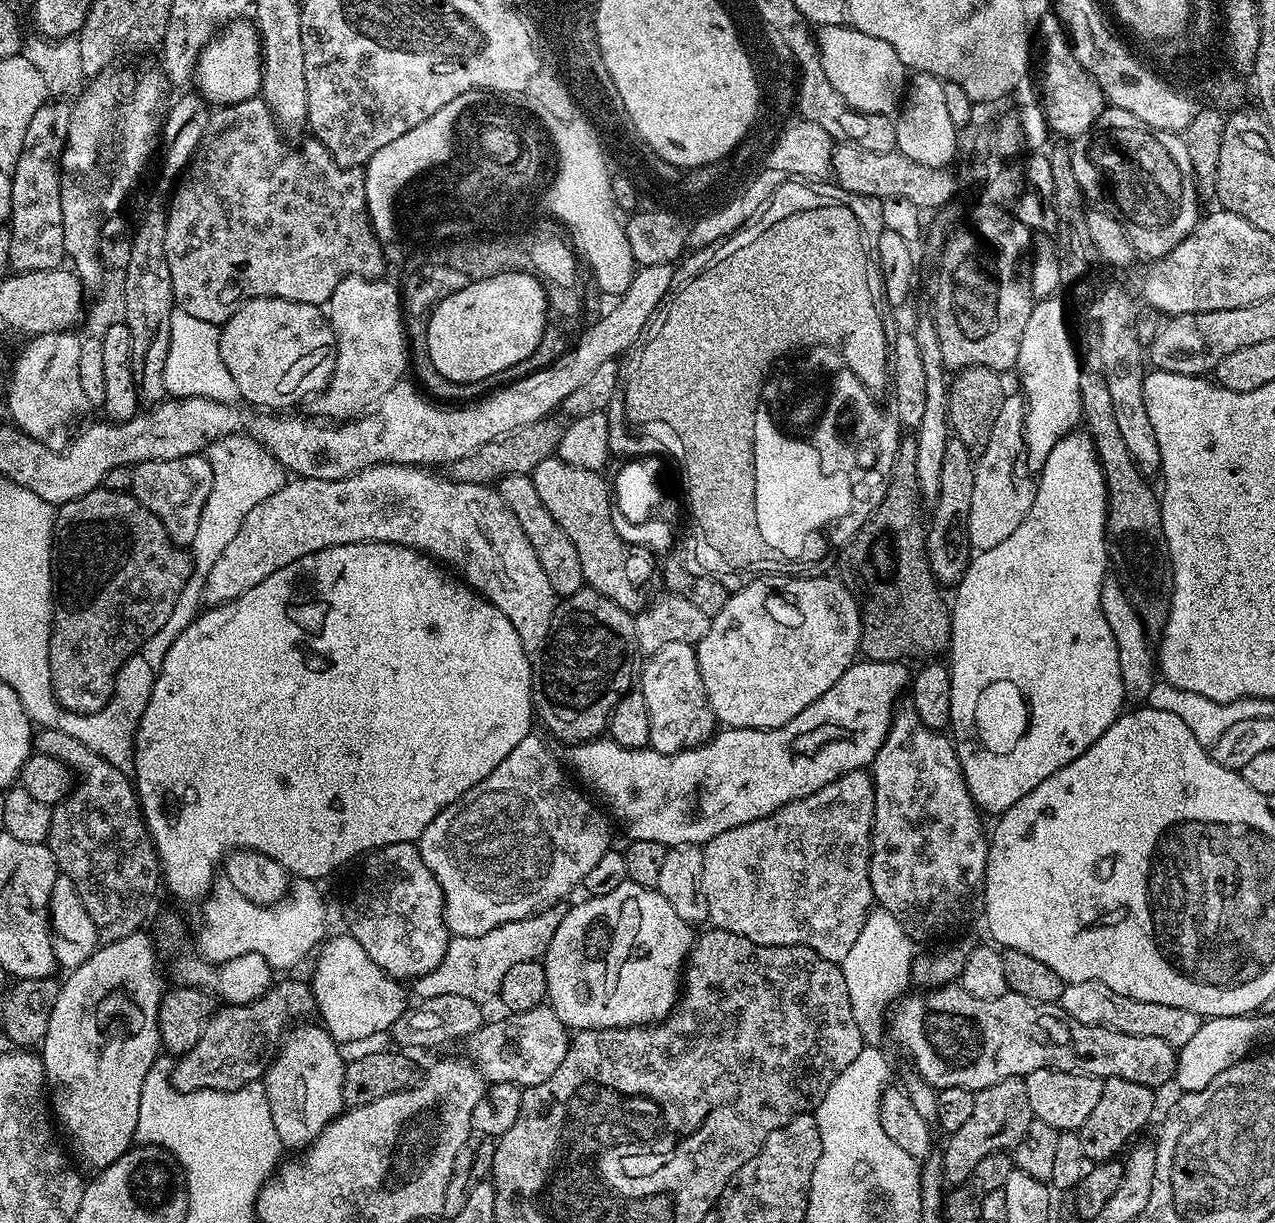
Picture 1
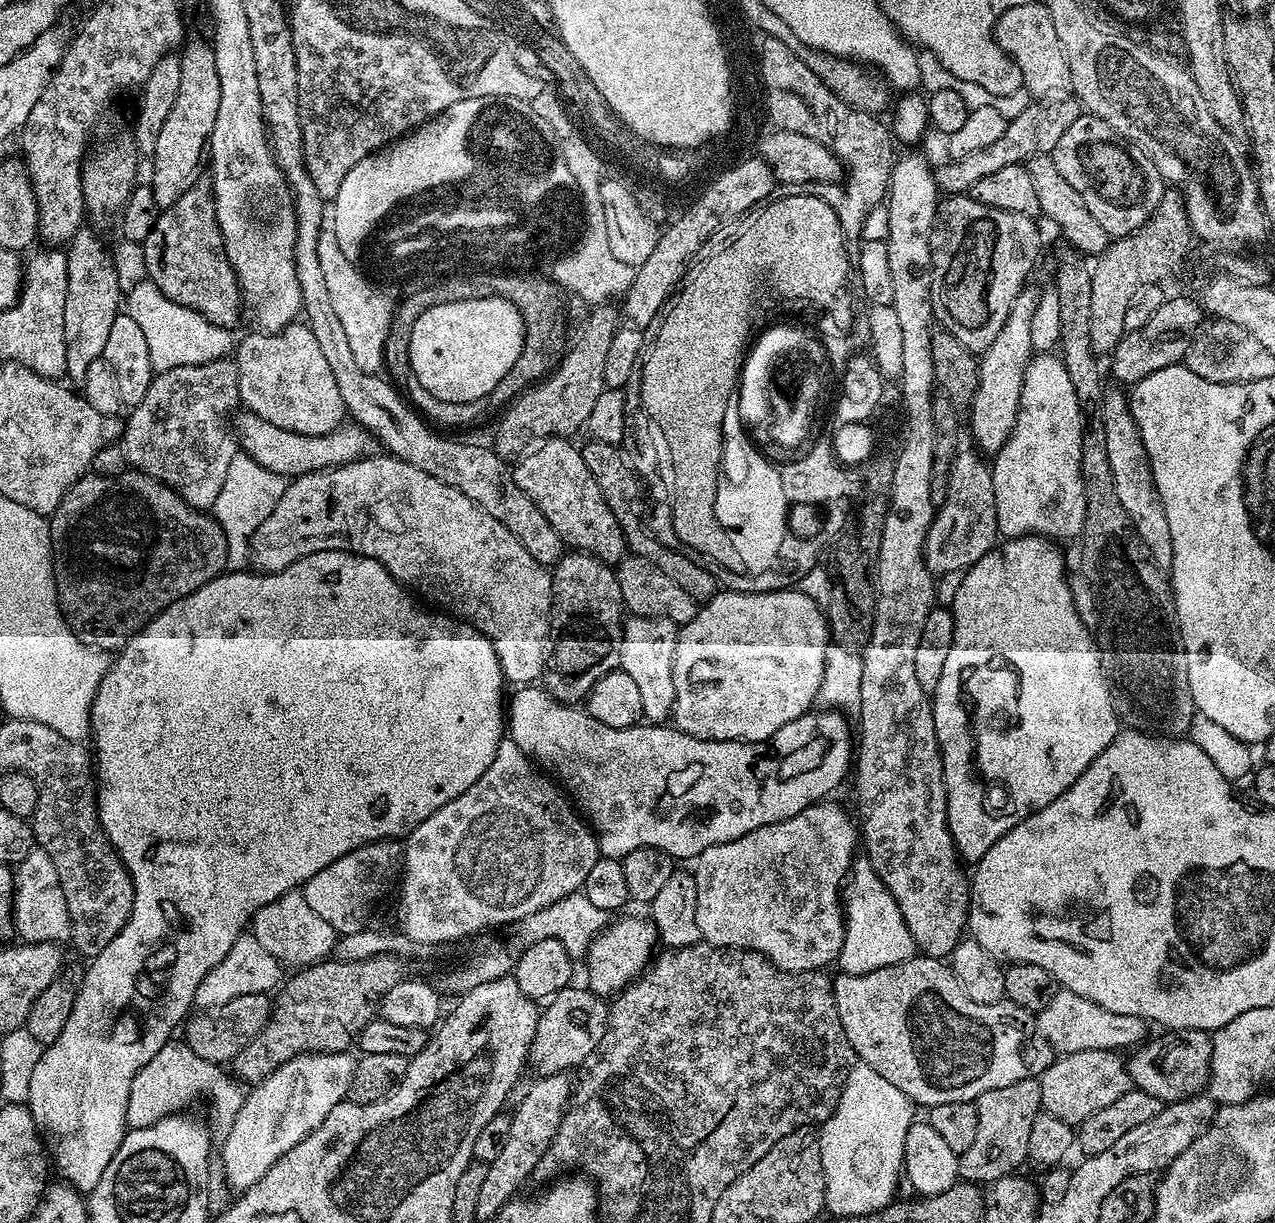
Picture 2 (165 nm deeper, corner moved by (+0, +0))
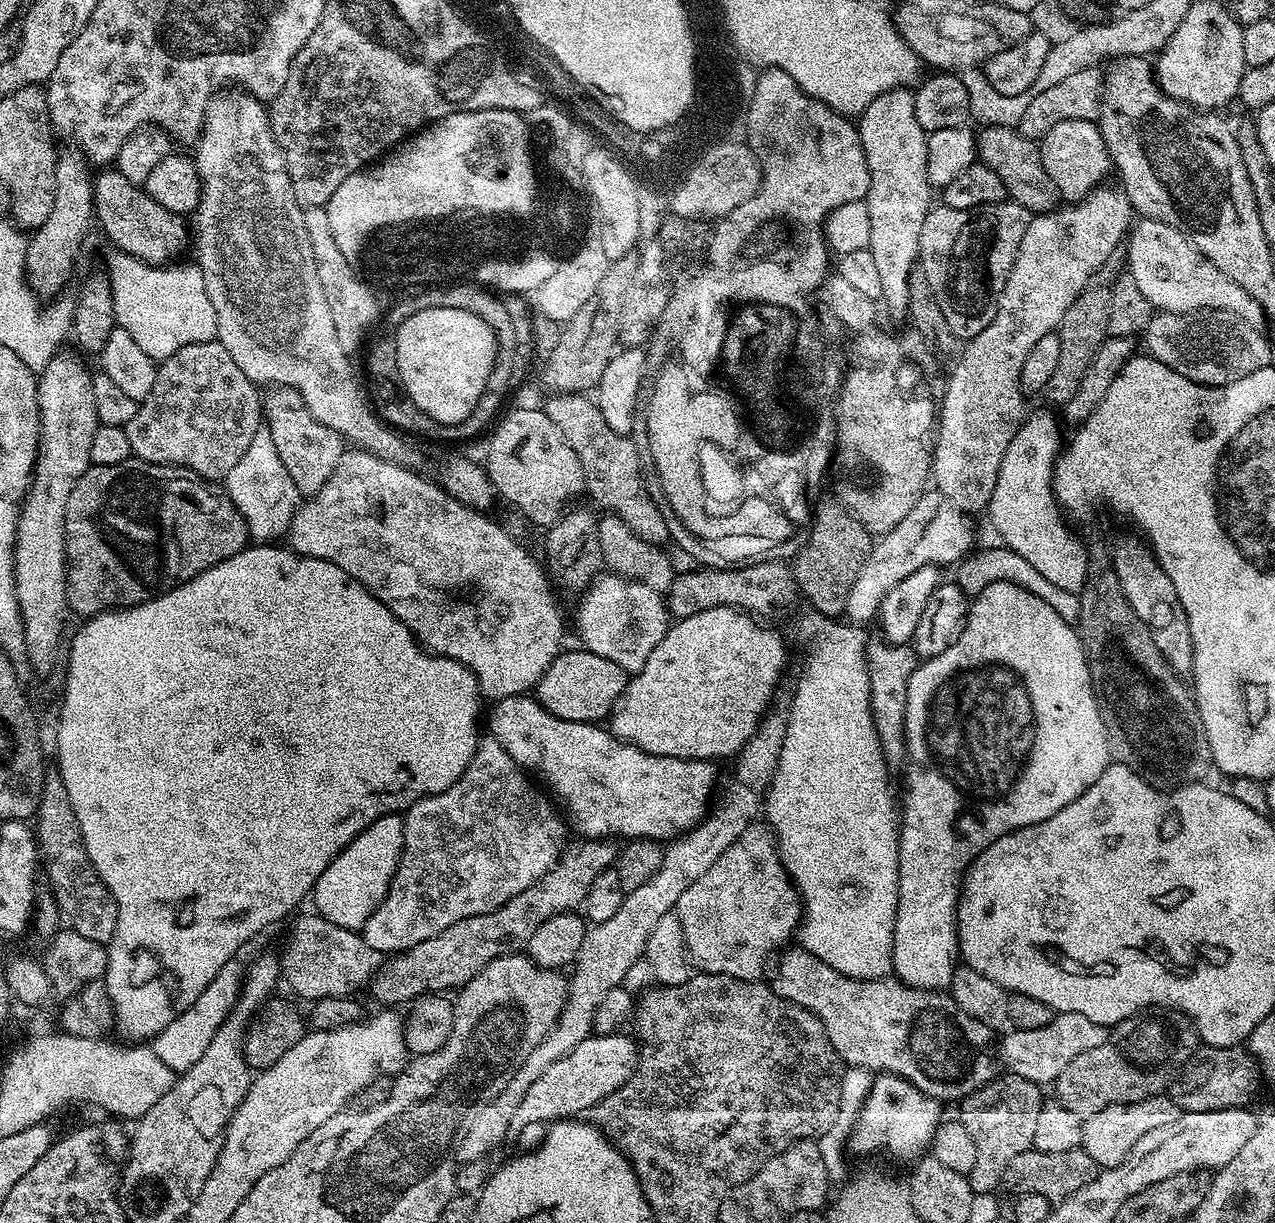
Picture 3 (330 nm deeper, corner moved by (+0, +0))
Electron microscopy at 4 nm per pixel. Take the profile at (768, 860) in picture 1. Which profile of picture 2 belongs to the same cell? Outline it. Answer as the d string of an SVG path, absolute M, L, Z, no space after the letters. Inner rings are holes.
M821 802L819 804L811 804L806 810L802 810L802 814L794 814L794 818L786 818L782 822L774 822L770 826L762 826L758 830L750 830L750 834L742 834L742 838L737 840L731 840L730 842L722 842L721 844L715 844L710 846L706 850L702 850L702 854L695 857L694 875L696 878L696 921L698 922L698 930L700 931L700 938L703 943L713 944L715 948L742 948L745 952L757 952L766 957L766 959L778 966L782 970L787 972L819 972L827 969L827 964L835 965L840 958L840 951L842 950L842 942L844 941L844 909L842 907L842 889L852 871L854 861L857 859L858 853L858 824L848 817L848 812L844 808L839 808L836 804L828 804L832 802Z

